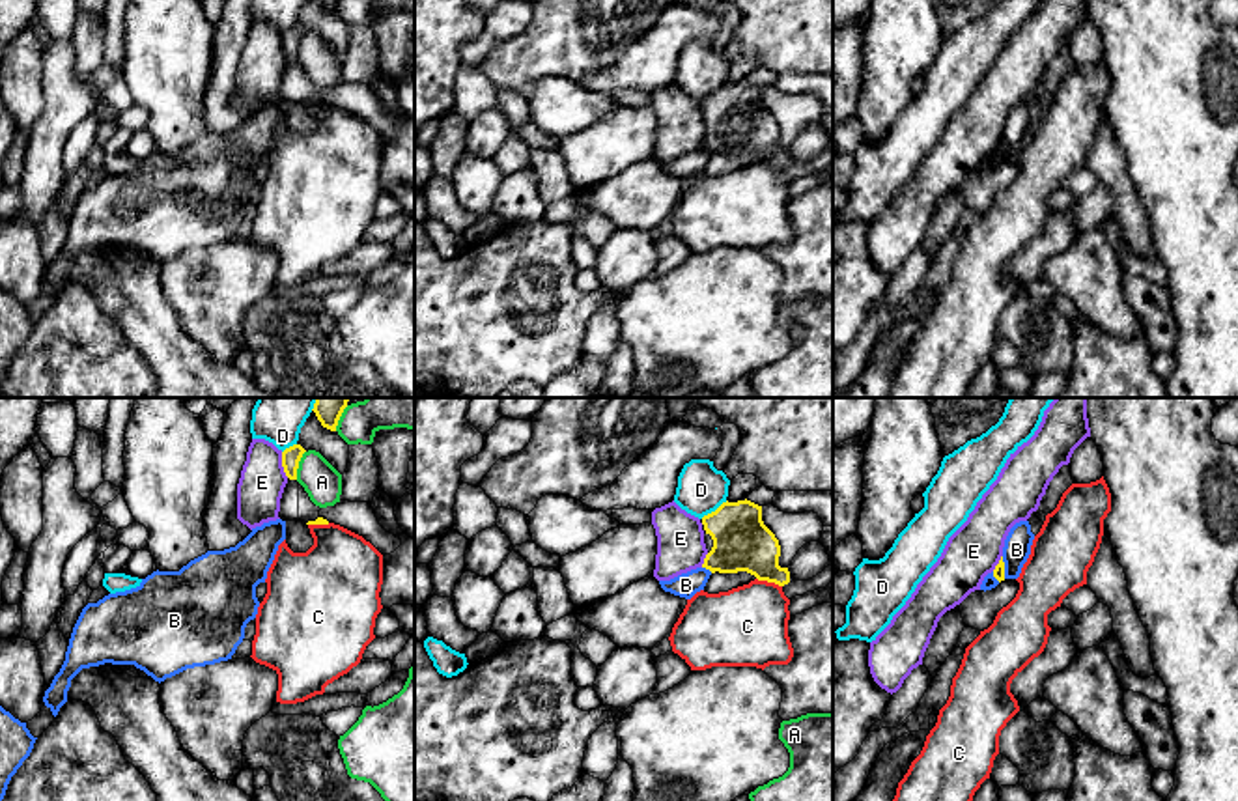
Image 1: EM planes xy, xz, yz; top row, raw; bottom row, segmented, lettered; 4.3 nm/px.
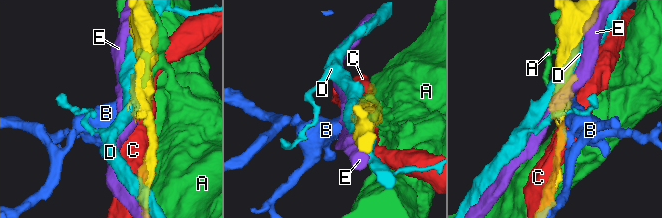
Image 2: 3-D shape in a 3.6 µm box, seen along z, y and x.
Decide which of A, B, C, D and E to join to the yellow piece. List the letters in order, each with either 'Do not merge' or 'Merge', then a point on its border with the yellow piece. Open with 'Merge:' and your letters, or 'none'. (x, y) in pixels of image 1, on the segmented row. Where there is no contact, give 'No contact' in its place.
Merge: none
A: Do not merge. Touches yellow at xy (297, 465)
B: Do not merge. Touches yellow at xz (708, 568)
C: Do not merge. Touches yellow at xz (770, 581)
D: Do not merge. Touches yellow at xz (716, 510)
E: Do not merge. Touches yellow at xy (282, 465)

